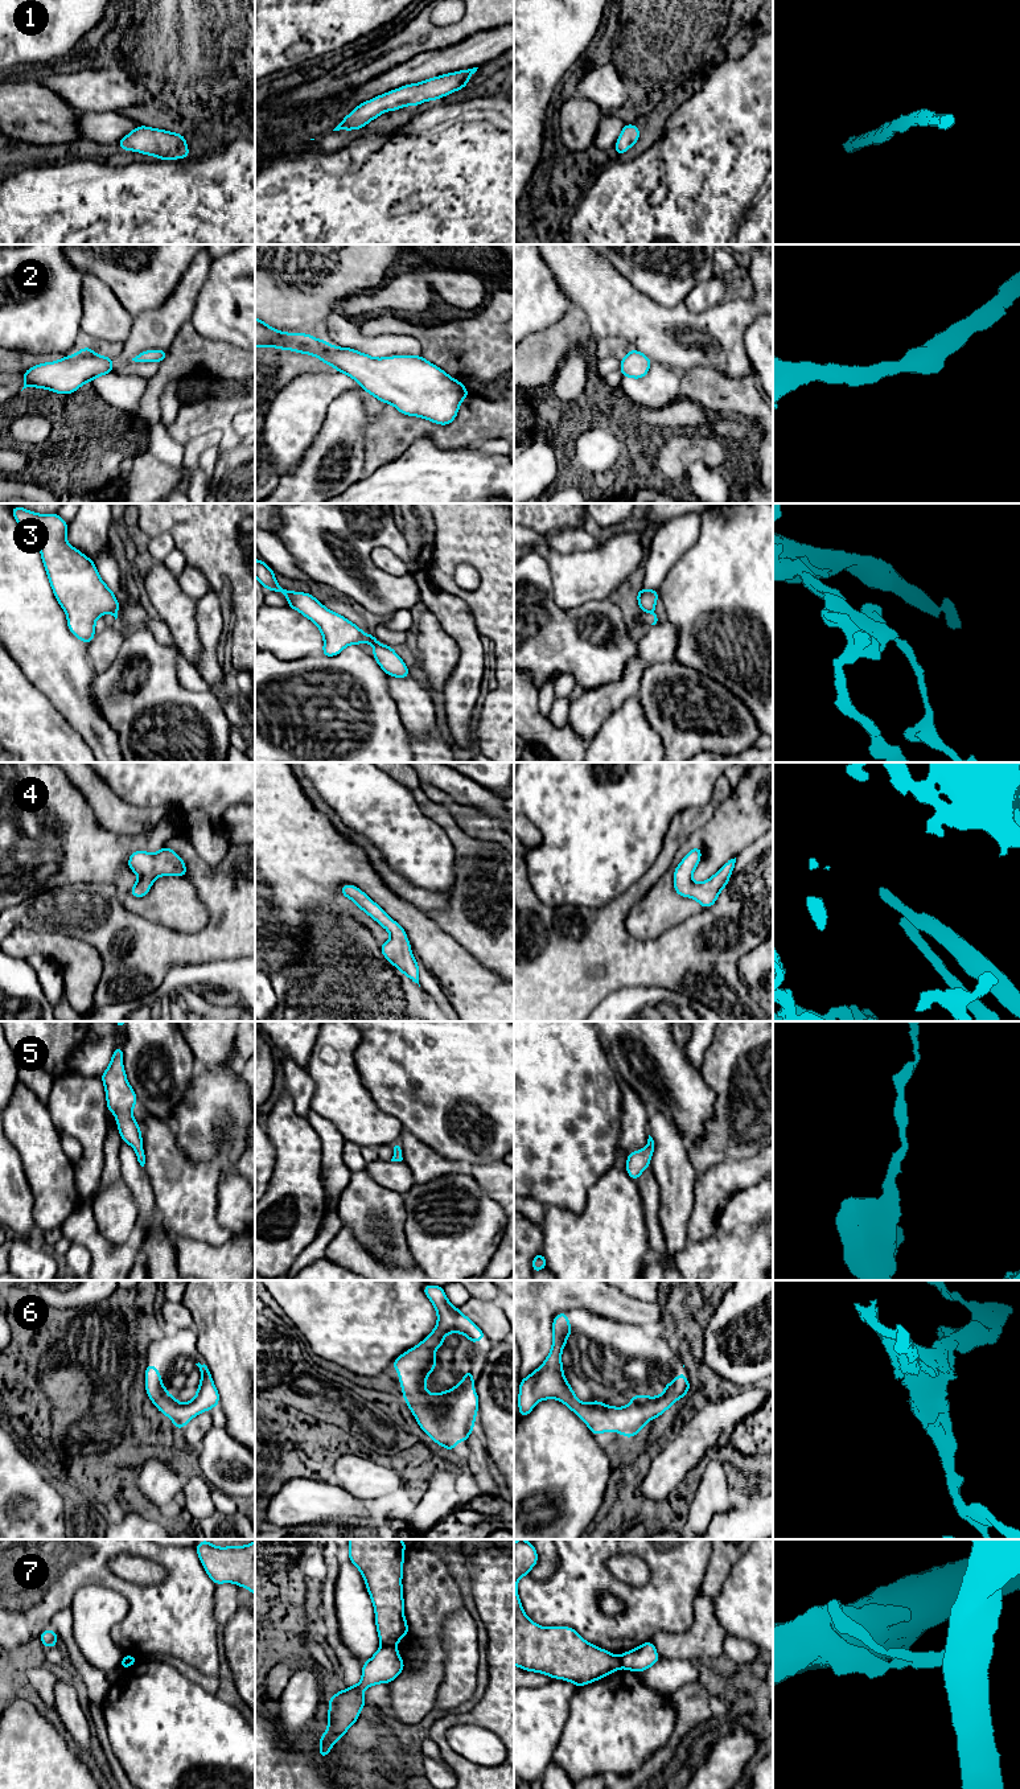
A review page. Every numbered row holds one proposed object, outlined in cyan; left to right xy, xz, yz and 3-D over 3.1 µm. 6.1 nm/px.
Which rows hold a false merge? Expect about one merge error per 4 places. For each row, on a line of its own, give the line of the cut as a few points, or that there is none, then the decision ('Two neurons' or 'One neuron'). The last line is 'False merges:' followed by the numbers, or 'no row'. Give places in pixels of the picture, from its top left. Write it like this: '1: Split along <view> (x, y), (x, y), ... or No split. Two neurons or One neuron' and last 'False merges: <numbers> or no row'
1: No split. One neuron
2: No split. One neuron
3: Split along xz (374, 638), (367, 642). Two neurons
4: No split. One neuron
5: No split. One neuron
6: No split. One neuron
7: Split along xz (382, 1644), (394, 1645). Two neurons
False merges: 3, 7

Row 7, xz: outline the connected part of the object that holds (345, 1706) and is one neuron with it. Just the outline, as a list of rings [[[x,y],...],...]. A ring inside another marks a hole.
[[[381,1646],[375,1654],[362,1665],[362,1678],[358,1685],[336,1693],[329,1702],[328,1731],[320,1737],[318,1755],[326,1757],[346,1731],[357,1722],[366,1704],[363,1690],[378,1683],[392,1682],[404,1670],[404,1662],[396,1646]]]

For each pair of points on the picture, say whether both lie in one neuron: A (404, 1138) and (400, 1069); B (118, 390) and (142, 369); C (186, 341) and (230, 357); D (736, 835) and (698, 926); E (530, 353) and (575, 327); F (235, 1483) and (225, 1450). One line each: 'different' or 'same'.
A: different
B: different
C: same
D: different
E: same
F: same

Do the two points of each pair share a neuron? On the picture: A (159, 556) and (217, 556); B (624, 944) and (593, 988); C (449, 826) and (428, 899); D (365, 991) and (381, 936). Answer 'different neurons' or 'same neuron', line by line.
A: different neurons
B: same neuron
C: same neuron
D: different neurons

